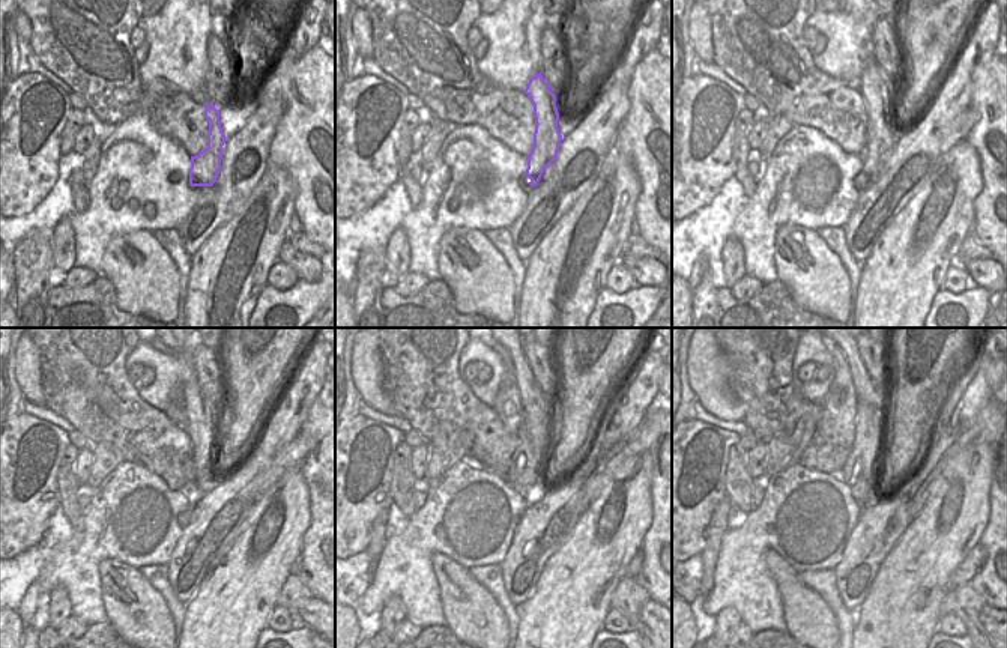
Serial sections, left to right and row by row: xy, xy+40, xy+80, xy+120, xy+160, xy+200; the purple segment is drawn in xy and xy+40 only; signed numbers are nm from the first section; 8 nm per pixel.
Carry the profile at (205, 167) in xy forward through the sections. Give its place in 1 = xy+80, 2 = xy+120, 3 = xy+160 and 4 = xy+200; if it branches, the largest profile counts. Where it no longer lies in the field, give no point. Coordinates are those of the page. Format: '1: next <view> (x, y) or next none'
1: next xy+80 (876, 92)
2: next xy+120 (200, 424)
3: next xy+160 (535, 405)
4: next xy+200 (866, 393)

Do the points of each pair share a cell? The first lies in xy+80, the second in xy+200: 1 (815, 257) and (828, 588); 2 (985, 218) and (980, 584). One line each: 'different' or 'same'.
1: different
2: same

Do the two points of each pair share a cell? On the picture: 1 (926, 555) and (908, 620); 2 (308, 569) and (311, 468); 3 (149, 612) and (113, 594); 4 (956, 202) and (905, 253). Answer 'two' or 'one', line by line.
1: one
2: one
3: one
4: one

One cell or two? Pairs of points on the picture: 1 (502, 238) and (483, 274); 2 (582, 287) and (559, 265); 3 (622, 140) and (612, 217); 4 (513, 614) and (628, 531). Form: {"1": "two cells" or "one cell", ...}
{"1": "two cells", "2": "one cell", "3": "two cells", "4": "two cells"}

